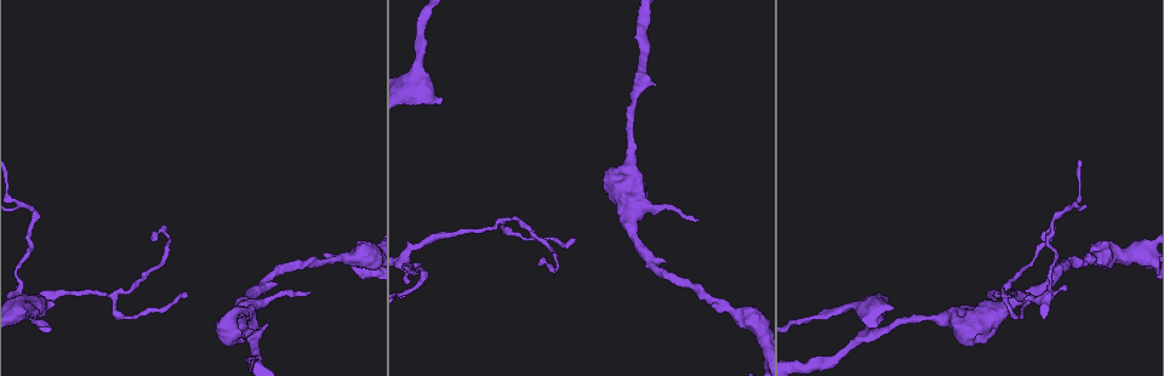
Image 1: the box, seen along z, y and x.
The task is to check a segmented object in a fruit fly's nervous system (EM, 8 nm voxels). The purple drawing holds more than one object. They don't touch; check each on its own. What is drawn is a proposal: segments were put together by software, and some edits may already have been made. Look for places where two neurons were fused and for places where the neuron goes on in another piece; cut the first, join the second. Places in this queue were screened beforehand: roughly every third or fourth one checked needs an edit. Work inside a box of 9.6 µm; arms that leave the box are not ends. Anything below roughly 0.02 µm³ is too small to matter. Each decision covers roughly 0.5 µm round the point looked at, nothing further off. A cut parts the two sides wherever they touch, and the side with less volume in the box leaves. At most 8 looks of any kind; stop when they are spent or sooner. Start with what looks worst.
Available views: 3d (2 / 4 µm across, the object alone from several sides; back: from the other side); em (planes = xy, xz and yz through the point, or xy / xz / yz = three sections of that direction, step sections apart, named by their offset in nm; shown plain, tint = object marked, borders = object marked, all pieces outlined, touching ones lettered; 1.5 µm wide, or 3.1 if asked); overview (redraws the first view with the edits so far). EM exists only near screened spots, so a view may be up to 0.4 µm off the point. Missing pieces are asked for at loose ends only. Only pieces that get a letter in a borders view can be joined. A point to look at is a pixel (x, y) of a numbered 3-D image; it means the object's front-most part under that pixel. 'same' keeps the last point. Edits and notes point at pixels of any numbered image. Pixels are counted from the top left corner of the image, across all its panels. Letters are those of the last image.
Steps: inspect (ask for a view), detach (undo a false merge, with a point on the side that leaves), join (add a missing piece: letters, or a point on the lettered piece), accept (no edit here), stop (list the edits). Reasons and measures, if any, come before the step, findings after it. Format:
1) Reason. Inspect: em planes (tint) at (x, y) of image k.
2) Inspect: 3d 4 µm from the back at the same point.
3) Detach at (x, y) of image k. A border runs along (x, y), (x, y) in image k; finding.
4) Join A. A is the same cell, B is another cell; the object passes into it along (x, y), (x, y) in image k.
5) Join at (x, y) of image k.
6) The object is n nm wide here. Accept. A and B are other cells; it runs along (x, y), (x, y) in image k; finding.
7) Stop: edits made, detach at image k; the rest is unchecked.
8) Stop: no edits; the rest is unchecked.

Thin end. Inspect: em planes (plain) at (695, 219) of image 1.

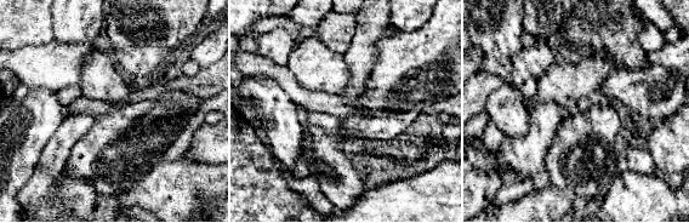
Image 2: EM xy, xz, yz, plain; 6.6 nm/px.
Inspect: em planes (tint) at the same point.

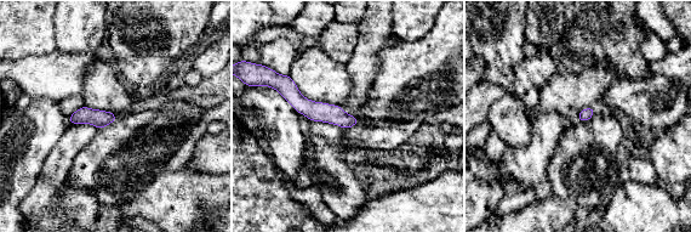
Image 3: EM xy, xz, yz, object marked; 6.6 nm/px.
Inspect: em planes (borders) at the same point.

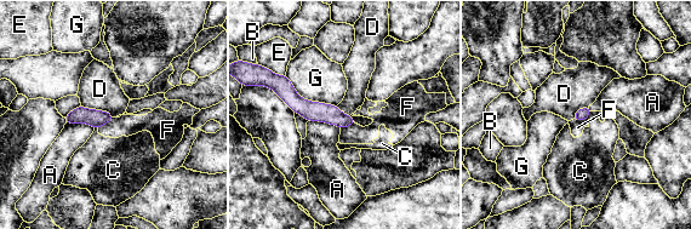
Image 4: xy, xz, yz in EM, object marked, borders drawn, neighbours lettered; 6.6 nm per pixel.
The object is 80 nm wide here. Accept. A, B, C, D, E, F and G are other cells; a border runs along (81, 104), (107, 110), (114, 116) in image 4; no lettered piece goes on from it.

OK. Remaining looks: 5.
Three-way junction. Inspect: em yz step 8 (tint) at (19, 286) of image 1.

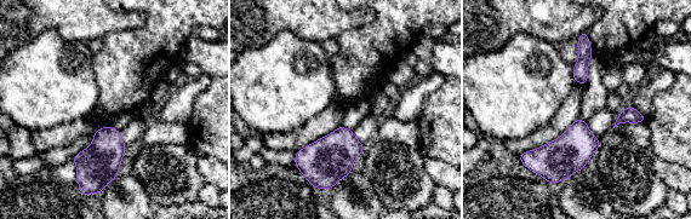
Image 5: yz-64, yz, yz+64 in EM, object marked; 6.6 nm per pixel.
Another direction. Inspect: em planes (borders) at the same point.

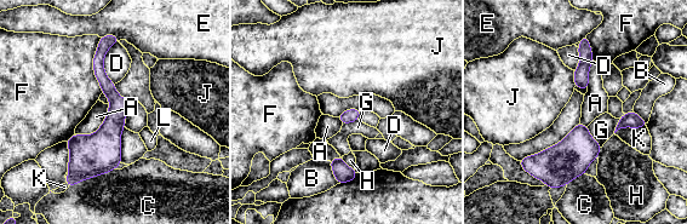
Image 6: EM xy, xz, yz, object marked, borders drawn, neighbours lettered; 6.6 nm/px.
Accept. A, B, C, D, E, F, G, H, J, K and L are other cells; a border runs along (587, 127), (590, 136), (601, 147) in image 6; one neuron here.

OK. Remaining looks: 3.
Stops while still wide. Inspect: 3d 4 µm at (224, 343) of image 1.

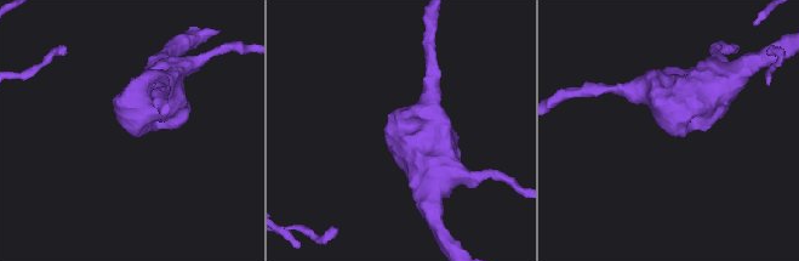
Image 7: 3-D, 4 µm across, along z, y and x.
Now the EM. Inspect: em planes (borders) at (132, 132) of image 7.

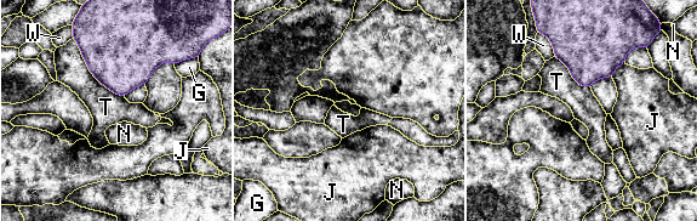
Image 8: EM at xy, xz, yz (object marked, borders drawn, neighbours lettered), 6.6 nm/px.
Accept. G, J, N, T and W are other cells; none of them fits.

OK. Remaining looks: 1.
Stop: no edits; the rest is unchecked.

